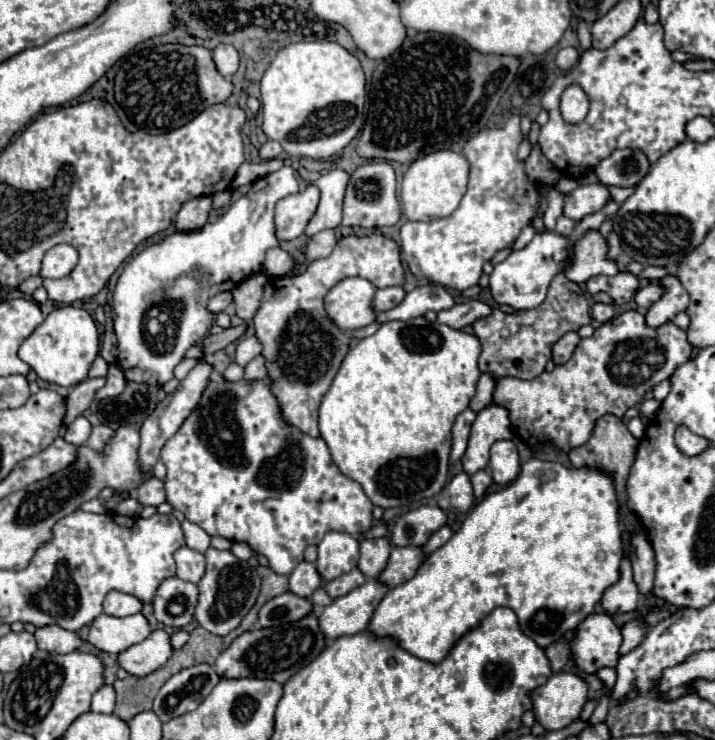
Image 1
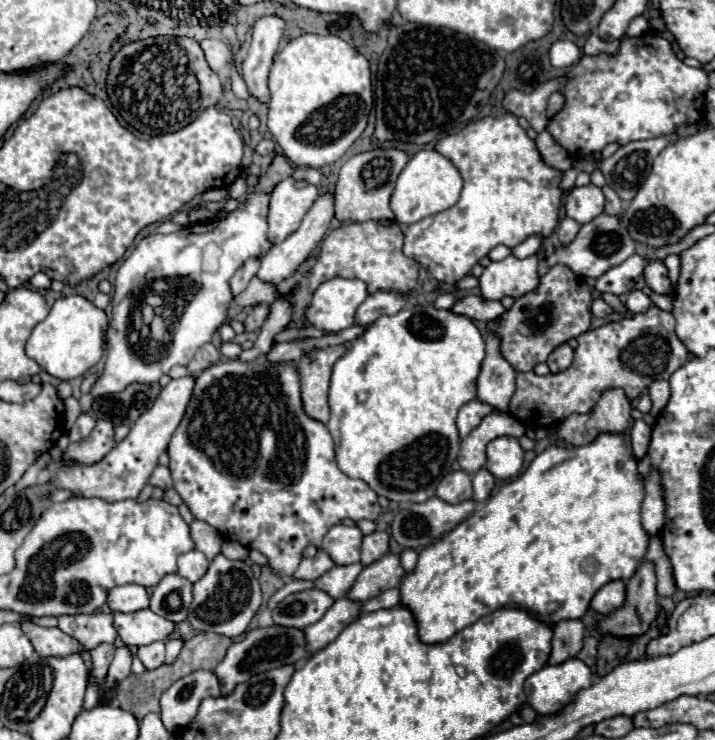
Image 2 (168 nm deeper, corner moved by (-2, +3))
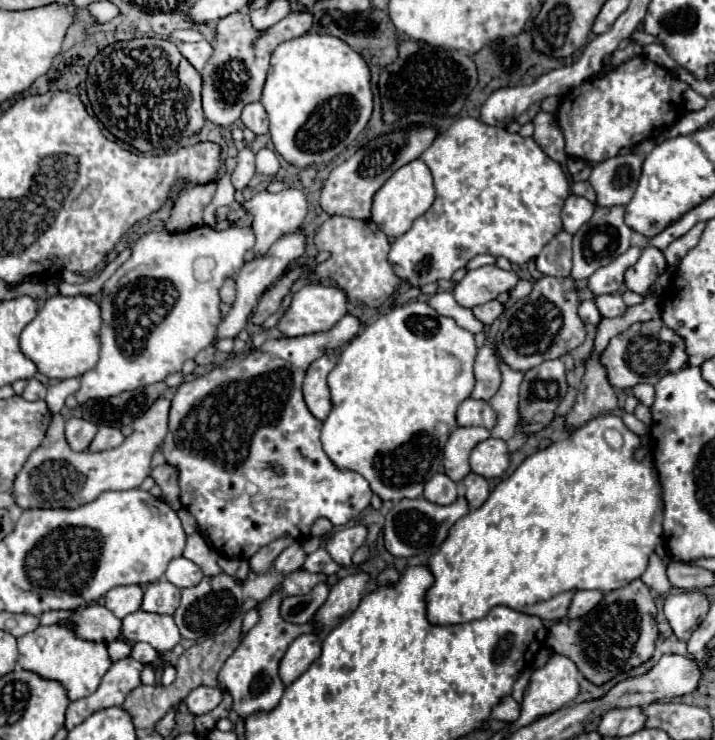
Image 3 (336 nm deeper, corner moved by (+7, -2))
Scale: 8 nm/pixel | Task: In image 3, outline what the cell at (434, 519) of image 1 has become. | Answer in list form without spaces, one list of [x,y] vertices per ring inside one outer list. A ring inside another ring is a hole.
[[[424,497],[416,499],[404,499],[394,505],[394,509],[386,515],[386,525],[384,525],[384,545],[394,557],[412,557],[412,555],[432,555],[434,553],[434,541],[436,549],[446,541],[450,529],[454,523],[464,517],[470,511],[466,497],[458,497],[450,505],[434,505],[426,501]]]

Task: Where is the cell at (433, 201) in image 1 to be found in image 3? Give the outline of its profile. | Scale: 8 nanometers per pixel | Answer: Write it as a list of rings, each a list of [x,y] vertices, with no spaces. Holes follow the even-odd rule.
[[[414,159],[408,165],[400,167],[376,191],[374,201],[372,201],[370,221],[374,221],[388,237],[400,237],[402,233],[406,233],[412,227],[414,219],[418,219],[420,215],[424,215],[430,209],[434,199],[436,199],[436,191],[434,191],[434,183],[432,183],[432,173],[422,159]]]

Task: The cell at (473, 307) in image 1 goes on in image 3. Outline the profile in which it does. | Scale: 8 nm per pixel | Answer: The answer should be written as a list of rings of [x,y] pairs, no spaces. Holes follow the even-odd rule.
[[[488,301],[488,303],[484,303],[484,305],[478,305],[478,307],[474,307],[474,315],[488,327],[488,325],[492,325],[500,315],[504,313],[504,303],[500,303],[500,301]]]

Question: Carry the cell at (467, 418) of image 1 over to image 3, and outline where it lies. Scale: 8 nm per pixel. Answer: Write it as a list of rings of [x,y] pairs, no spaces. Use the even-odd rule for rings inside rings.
[[[466,399],[458,407],[456,421],[460,427],[470,427],[470,425],[480,425],[486,429],[492,429],[496,423],[496,413],[486,401],[476,401],[476,399]]]

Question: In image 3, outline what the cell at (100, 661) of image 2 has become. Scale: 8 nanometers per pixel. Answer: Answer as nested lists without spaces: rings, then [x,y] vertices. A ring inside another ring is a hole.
[[[50,625],[50,627],[38,627],[32,633],[26,633],[18,637],[18,663],[22,669],[32,671],[48,681],[60,681],[70,701],[78,701],[82,697],[92,695],[106,671],[112,667],[112,659],[106,651],[106,643],[94,643],[76,637],[76,633],[66,625]]]

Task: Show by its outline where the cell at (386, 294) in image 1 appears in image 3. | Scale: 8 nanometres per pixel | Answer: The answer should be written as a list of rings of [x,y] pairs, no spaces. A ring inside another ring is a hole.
[[[344,315],[332,329],[328,331],[320,331],[320,333],[312,333],[312,335],[300,335],[300,337],[282,337],[282,339],[272,339],[266,341],[260,349],[240,357],[240,359],[230,359],[224,365],[212,369],[210,373],[202,375],[202,377],[194,377],[186,383],[182,383],[176,393],[174,393],[174,401],[170,403],[170,417],[168,417],[168,435],[160,445],[162,455],[166,457],[166,461],[174,467],[180,469],[180,499],[182,505],[194,515],[200,533],[212,543],[212,547],[228,557],[246,557],[250,559],[252,555],[256,555],[264,545],[272,543],[278,537],[290,535],[296,537],[298,541],[302,541],[302,537],[310,535],[310,527],[314,525],[314,521],[318,517],[326,517],[328,521],[332,521],[334,527],[340,525],[348,525],[352,519],[356,519],[368,505],[370,505],[370,485],[368,481],[364,481],[364,477],[360,477],[360,473],[356,471],[342,471],[338,469],[328,455],[322,449],[320,443],[320,429],[322,429],[322,421],[318,421],[306,407],[304,397],[302,397],[302,381],[306,375],[306,369],[312,365],[312,361],[316,361],[320,355],[324,355],[328,349],[336,349],[336,347],[344,347],[348,341],[352,341],[358,333],[358,329],[362,327],[362,323],[352,317],[352,315]]]

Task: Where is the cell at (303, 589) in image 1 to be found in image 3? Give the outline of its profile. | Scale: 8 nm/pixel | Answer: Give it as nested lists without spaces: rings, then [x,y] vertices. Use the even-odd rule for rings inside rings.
[[[318,547],[312,555],[306,557],[304,561],[304,569],[312,571],[312,573],[324,573],[324,575],[332,575],[340,569],[340,565],[336,565],[336,561],[332,561],[332,557],[328,555],[328,551],[324,547]]]

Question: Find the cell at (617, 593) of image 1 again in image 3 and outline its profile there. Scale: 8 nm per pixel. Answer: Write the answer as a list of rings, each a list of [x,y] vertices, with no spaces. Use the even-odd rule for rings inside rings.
[[[576,591],[572,597],[572,603],[568,607],[566,617],[576,619],[576,617],[586,615],[590,609],[594,609],[600,603],[600,599],[602,599],[600,591]]]

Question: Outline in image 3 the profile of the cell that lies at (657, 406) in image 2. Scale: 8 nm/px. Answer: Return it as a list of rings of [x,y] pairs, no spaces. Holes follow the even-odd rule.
[[[640,383],[640,385],[634,385],[632,387],[632,395],[640,401],[640,403],[644,403],[644,405],[652,405],[652,401],[654,401],[654,387],[652,385],[646,385],[646,383]]]

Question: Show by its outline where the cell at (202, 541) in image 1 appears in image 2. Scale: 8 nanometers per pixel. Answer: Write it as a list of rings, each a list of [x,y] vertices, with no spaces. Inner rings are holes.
[[[193,520],[189,524],[191,528],[191,538],[195,542],[195,548],[199,552],[203,552],[209,560],[213,560],[219,552],[221,552],[221,542],[223,542],[223,536],[209,524],[201,522],[201,520]]]

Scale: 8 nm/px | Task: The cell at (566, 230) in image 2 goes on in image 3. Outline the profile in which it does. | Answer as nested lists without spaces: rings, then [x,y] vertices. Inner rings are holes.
[[[560,231],[536,257],[536,269],[550,277],[568,277],[572,269],[572,235]]]

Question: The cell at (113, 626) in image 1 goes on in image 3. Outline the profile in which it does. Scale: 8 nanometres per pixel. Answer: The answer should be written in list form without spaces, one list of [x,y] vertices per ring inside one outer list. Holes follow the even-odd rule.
[[[136,611],[122,619],[122,637],[130,643],[150,643],[156,651],[170,651],[182,639],[172,615],[146,611]]]

